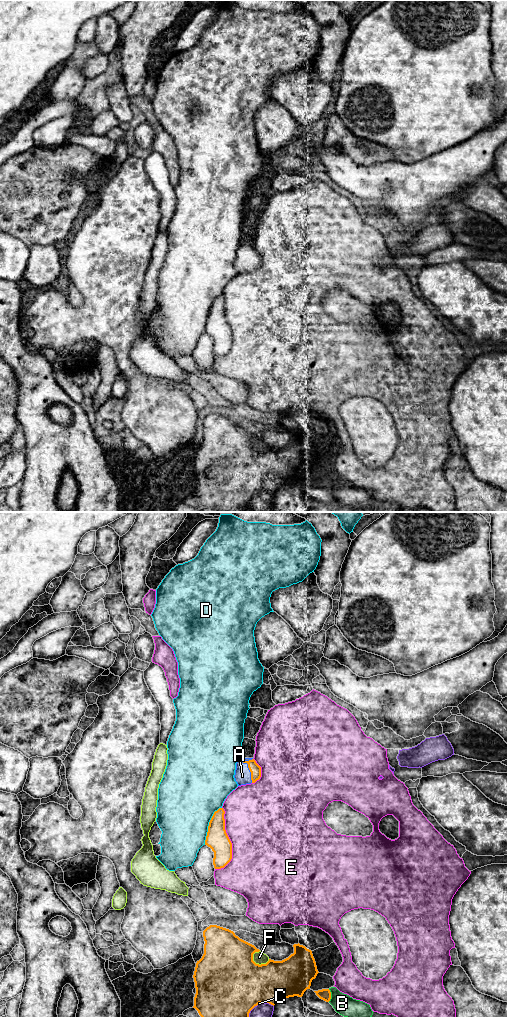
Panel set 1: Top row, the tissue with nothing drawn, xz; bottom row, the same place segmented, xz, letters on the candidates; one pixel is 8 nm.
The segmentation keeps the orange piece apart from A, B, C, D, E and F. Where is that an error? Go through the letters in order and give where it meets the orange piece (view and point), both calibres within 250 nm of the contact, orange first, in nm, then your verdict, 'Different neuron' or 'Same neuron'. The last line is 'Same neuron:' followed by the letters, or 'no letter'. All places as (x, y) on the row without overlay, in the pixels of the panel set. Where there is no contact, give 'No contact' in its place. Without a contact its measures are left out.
A: Touches orange at xz (249, 257). Thickness 90 nm (orange) against 130 nm. Same neuron
B: Touches orange at xz (330, 483). Thickness 90 nm (orange) against 160 nm. Different neuron
C: Touches orange at xz (257, 492). Thickness 500 nm (orange) against 170 nm. Different neuron
D: Touches orange at xz (209, 313). Thickness 180 nm (orange) against 460 nm. Different neuron
E: Touches orange at xz (230, 329). Thickness 180 nm (orange) against 500 nm. Different neuron
F: Touches orange at xz (258, 452). Thickness 480 nm (orange) against 100 nm. Different neuron
Same neuron: A

